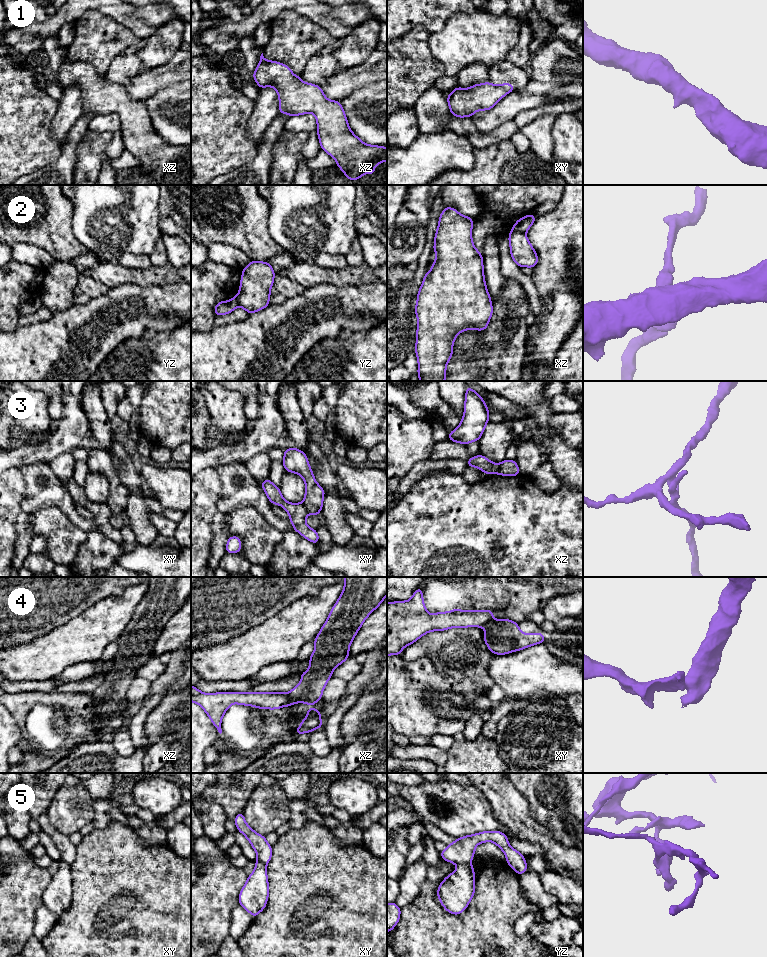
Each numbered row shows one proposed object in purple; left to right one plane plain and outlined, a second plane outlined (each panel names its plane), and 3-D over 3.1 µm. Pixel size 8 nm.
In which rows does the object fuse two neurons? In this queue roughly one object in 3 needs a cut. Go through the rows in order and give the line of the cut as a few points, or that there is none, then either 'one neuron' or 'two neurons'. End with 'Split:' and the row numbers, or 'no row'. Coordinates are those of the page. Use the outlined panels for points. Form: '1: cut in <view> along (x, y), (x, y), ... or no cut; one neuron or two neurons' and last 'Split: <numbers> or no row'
1: no cut; one neuron
2: cut in xz along (511, 231), (521, 231), (524, 233); two neurons
3: cut in xy along (301, 503), (308, 513); two neurons
4: cut in xz along (287, 693), (293, 703); two neurons
5: cut in yz along (470, 862), (458, 865); two neurons
Split: 2, 3, 4, 5

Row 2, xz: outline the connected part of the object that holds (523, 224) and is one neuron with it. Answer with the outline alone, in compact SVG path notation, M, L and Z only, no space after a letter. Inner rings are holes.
M533 214L525 215L523 218L520 218L515 222L515 225L511 228L511 232L526 233L535 220L536 216Z

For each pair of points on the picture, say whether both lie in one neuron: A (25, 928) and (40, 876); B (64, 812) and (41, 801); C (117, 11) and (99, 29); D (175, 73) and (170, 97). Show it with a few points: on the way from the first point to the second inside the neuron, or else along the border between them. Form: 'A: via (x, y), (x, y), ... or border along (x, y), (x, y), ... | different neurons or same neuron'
A: via (25, 915), (25, 891), (27, 889) | same neuron
B: border along (62, 785), (55, 793), (46, 810) | different neurons
C: border along (93, 10), (110, 16), (130, 30) | different neurons
D: border along (180, 81), (161, 86), (152, 95) | different neurons

